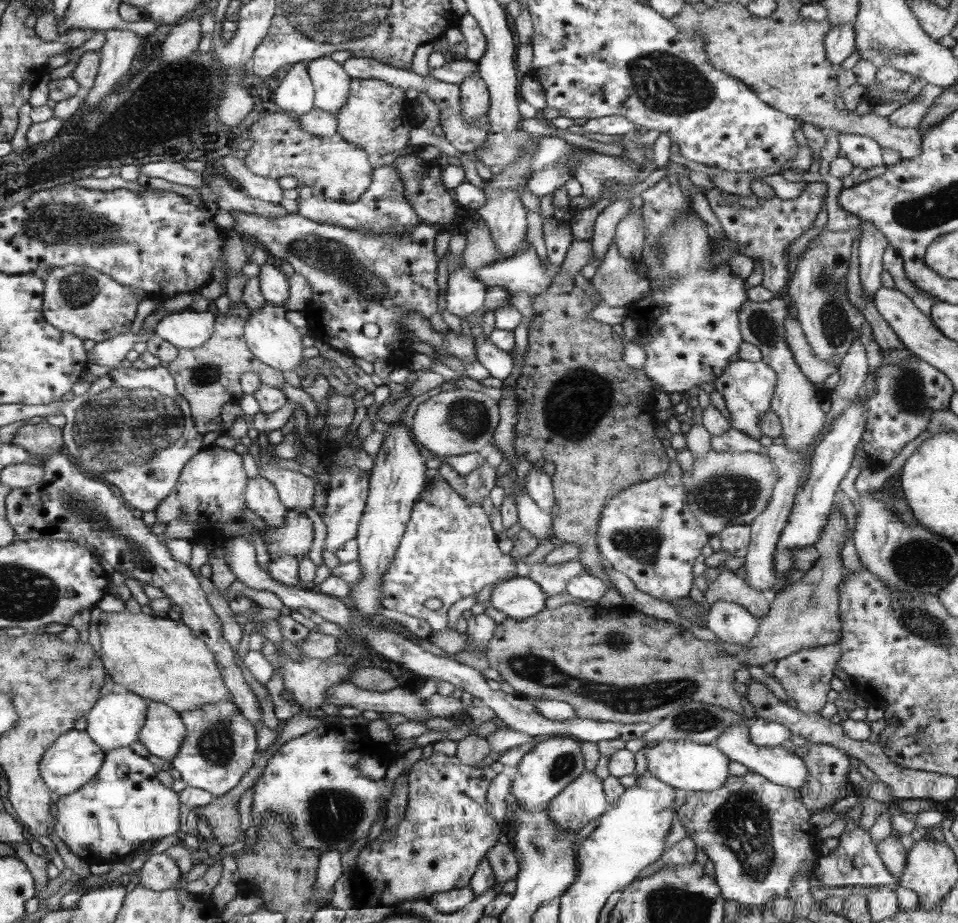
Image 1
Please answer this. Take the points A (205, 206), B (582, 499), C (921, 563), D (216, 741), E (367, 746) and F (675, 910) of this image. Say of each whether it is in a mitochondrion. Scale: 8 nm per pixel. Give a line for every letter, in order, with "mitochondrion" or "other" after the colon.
A: other
B: other
C: mitochondrion
D: mitochondrion
E: other
F: mitochondrion

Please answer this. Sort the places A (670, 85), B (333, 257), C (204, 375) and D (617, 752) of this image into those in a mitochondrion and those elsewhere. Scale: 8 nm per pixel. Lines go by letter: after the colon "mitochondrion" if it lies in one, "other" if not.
A: mitochondrion
B: mitochondrion
C: mitochondrion
D: other

